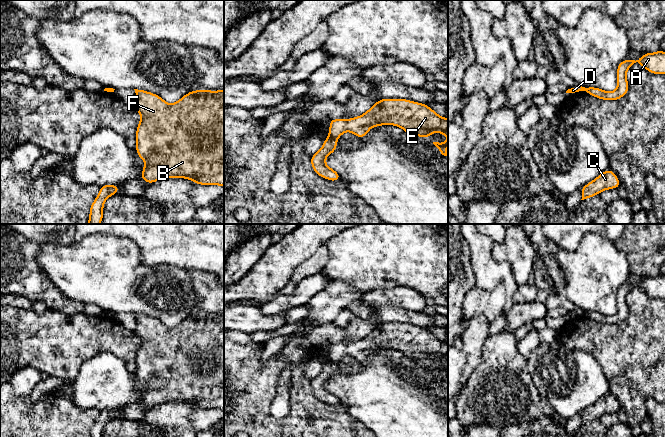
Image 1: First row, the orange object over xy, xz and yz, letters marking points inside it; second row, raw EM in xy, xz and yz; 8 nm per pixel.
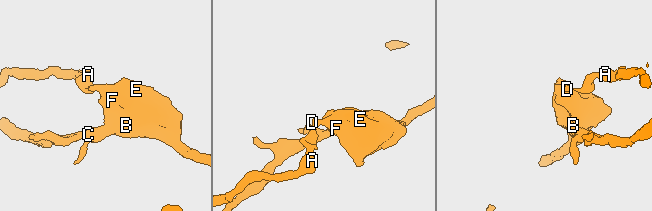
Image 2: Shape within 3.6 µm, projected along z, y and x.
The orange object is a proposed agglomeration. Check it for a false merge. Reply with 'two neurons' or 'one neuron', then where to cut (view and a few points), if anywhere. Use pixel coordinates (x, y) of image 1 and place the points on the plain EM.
two neurons; cut in xz along (329, 360), (336, 362)

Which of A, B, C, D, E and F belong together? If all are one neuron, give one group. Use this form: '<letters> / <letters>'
A / B C D E F

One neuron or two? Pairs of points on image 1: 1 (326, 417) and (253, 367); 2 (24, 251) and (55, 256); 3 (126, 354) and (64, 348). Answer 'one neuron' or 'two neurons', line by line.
1: one neuron
2: two neurons
3: one neuron

